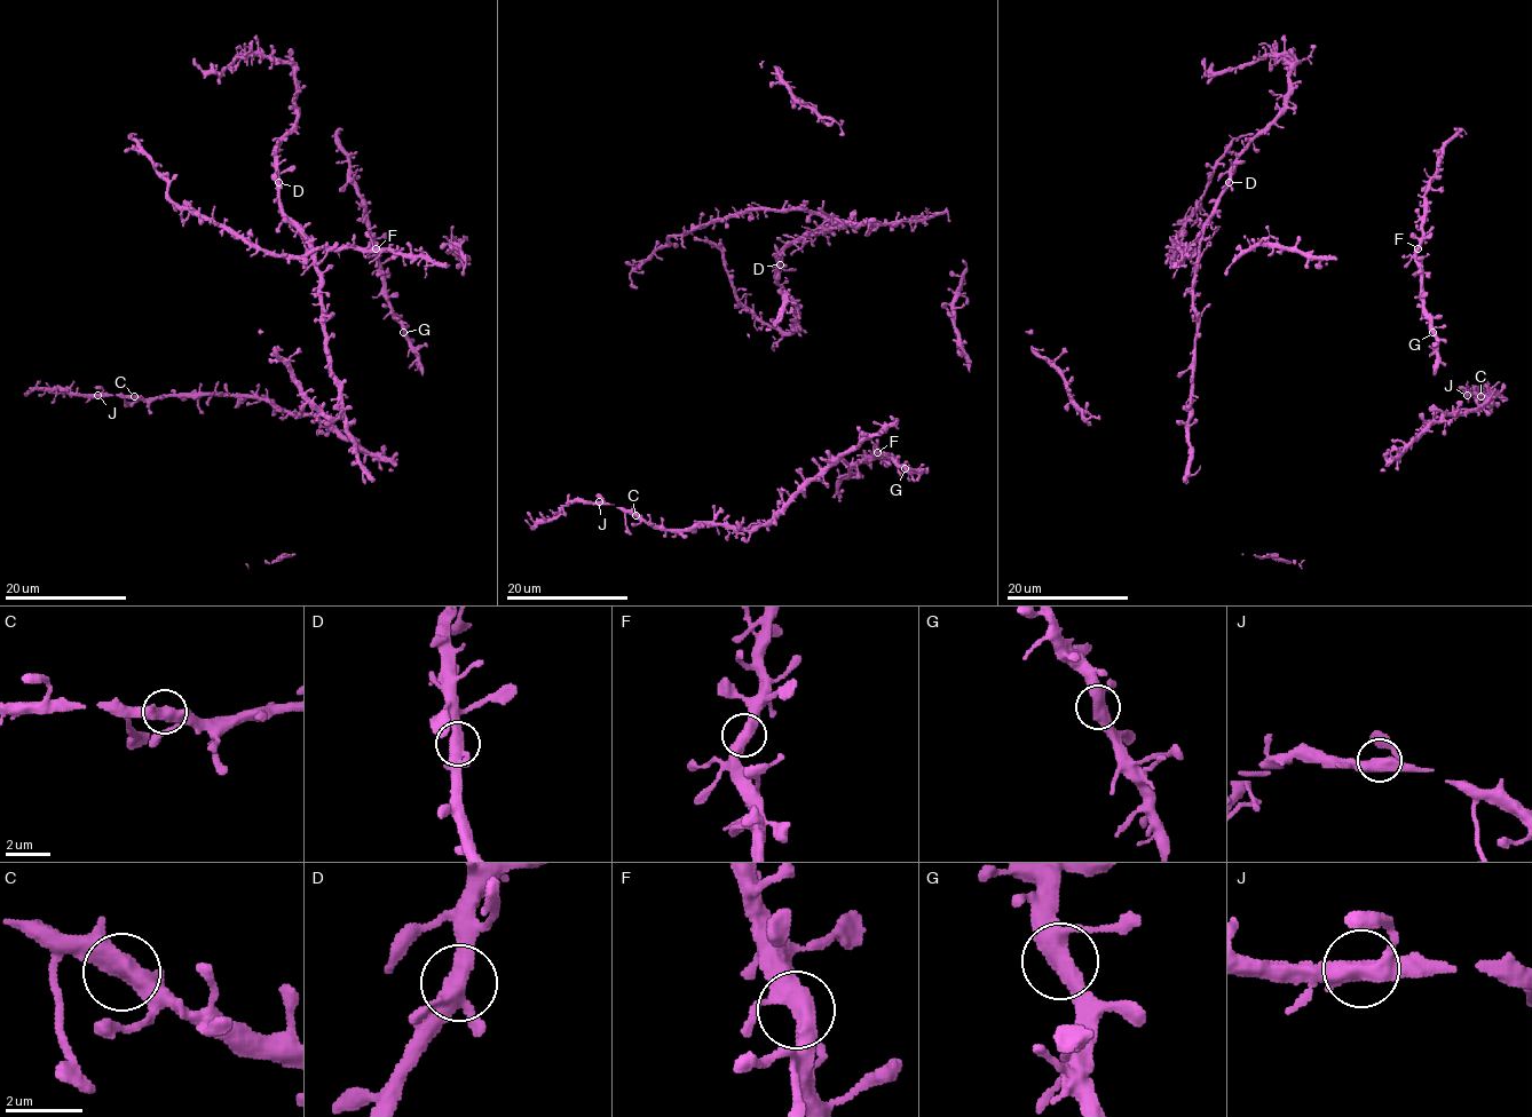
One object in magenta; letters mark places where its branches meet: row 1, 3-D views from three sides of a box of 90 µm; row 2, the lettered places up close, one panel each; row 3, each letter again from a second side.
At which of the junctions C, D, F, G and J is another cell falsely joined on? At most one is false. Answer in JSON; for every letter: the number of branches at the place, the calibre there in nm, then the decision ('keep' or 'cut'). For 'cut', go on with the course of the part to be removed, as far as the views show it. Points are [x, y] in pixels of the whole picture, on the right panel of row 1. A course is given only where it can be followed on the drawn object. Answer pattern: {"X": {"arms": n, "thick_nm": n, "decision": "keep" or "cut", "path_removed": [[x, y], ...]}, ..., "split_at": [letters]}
{"C": {"arms": 3, "thick_nm": 420, "decision": "keep"}, "D": {"arms": 3, "thick_nm": 400, "decision": "keep"}, "F": {"arms": 3, "thick_nm": 400, "decision": "keep"}, "G": {"arms": 3, "thick_nm": 400, "decision": "keep"}, "J": {"arms": 3, "thick_nm": 400, "decision": "keep"}, "split_at": []}

